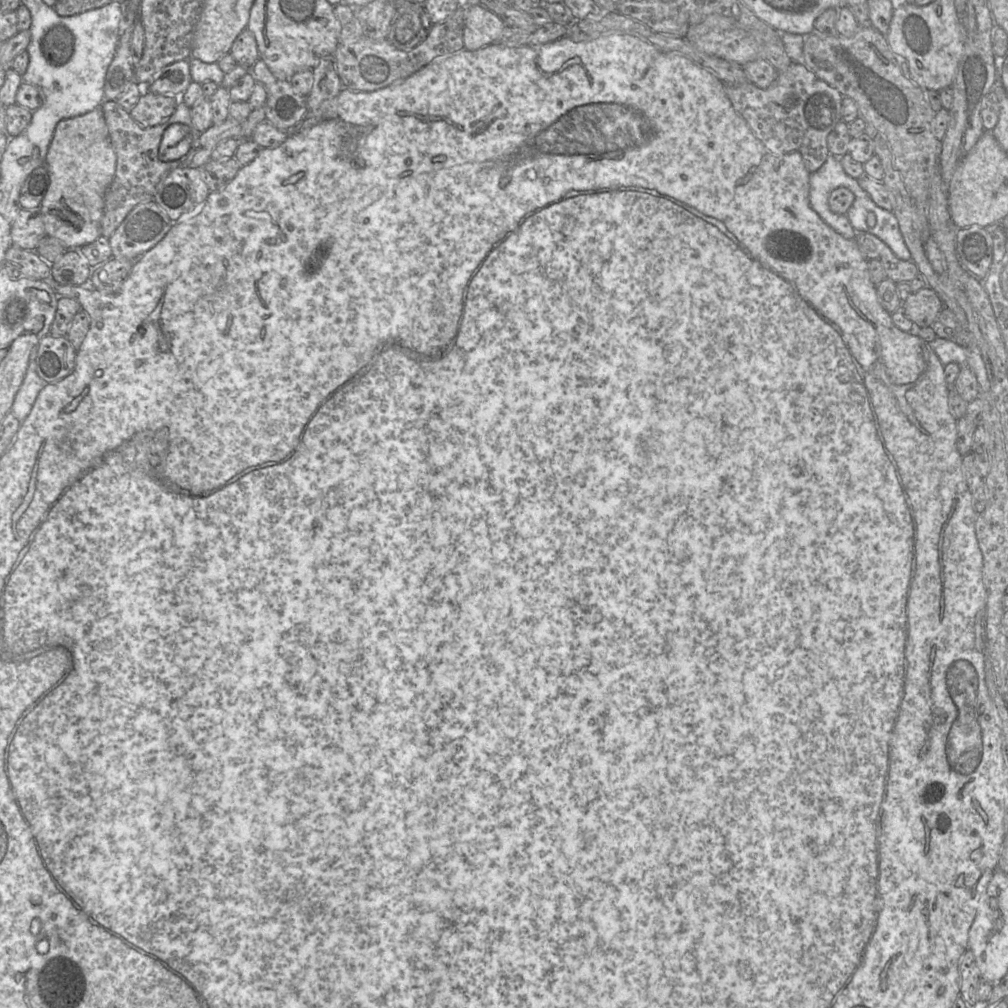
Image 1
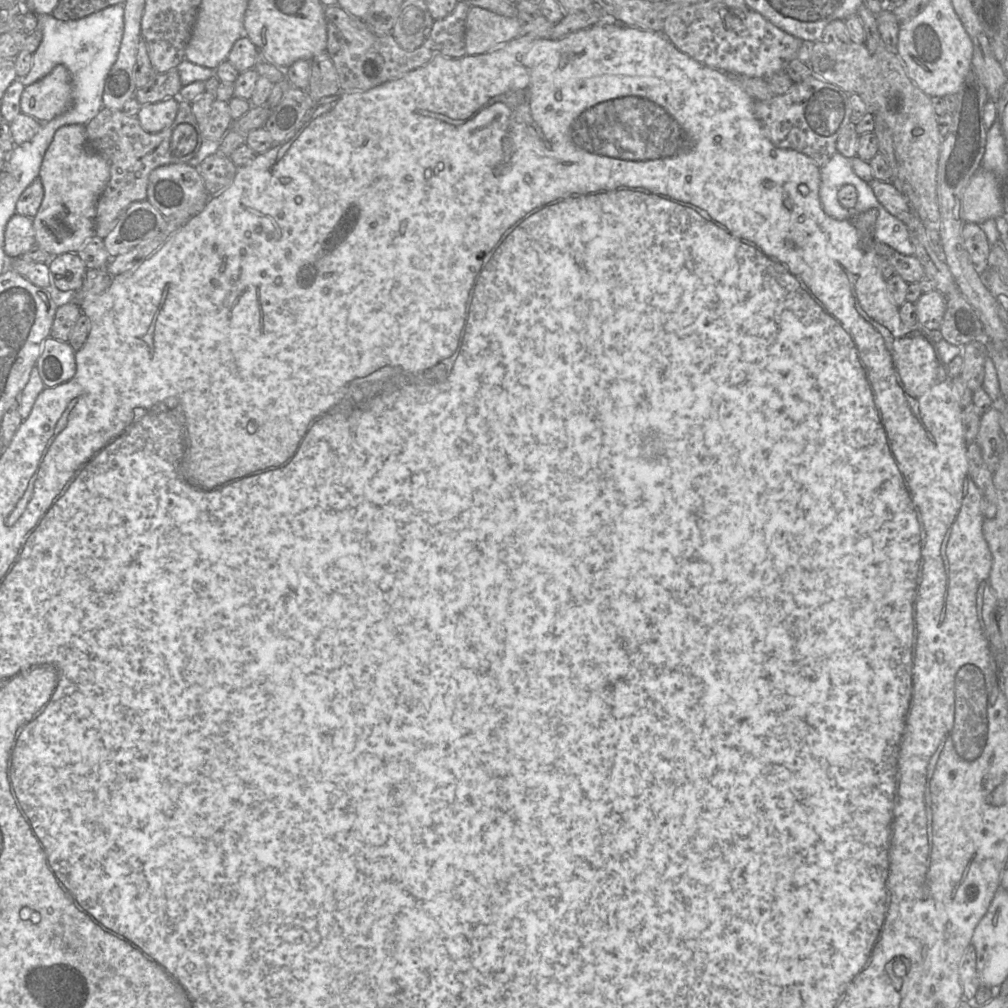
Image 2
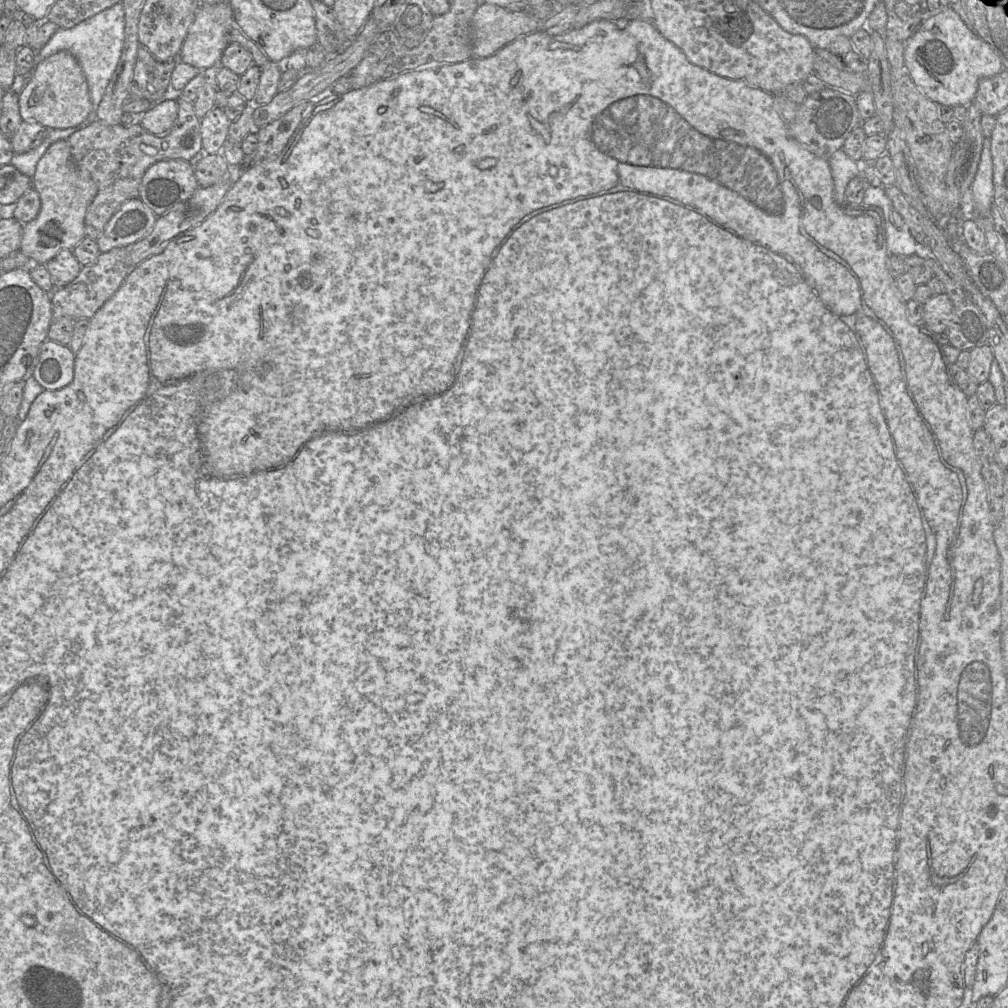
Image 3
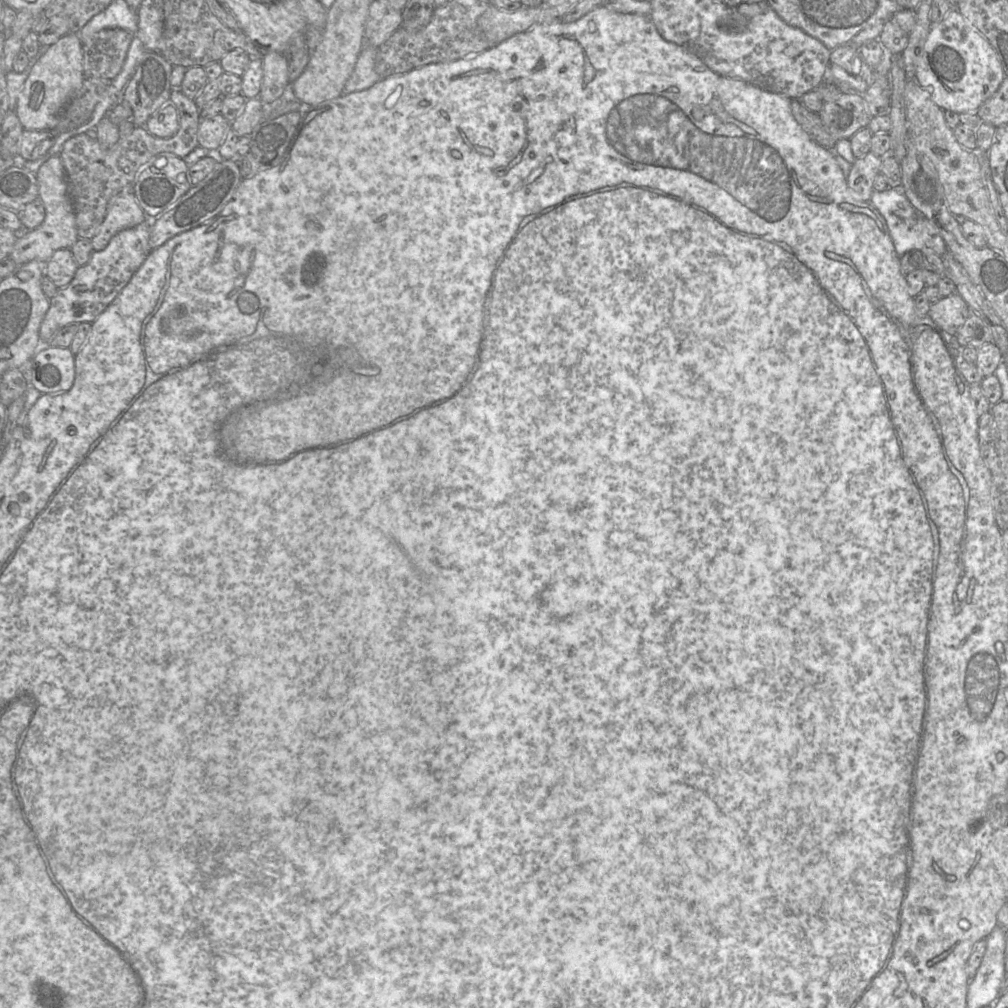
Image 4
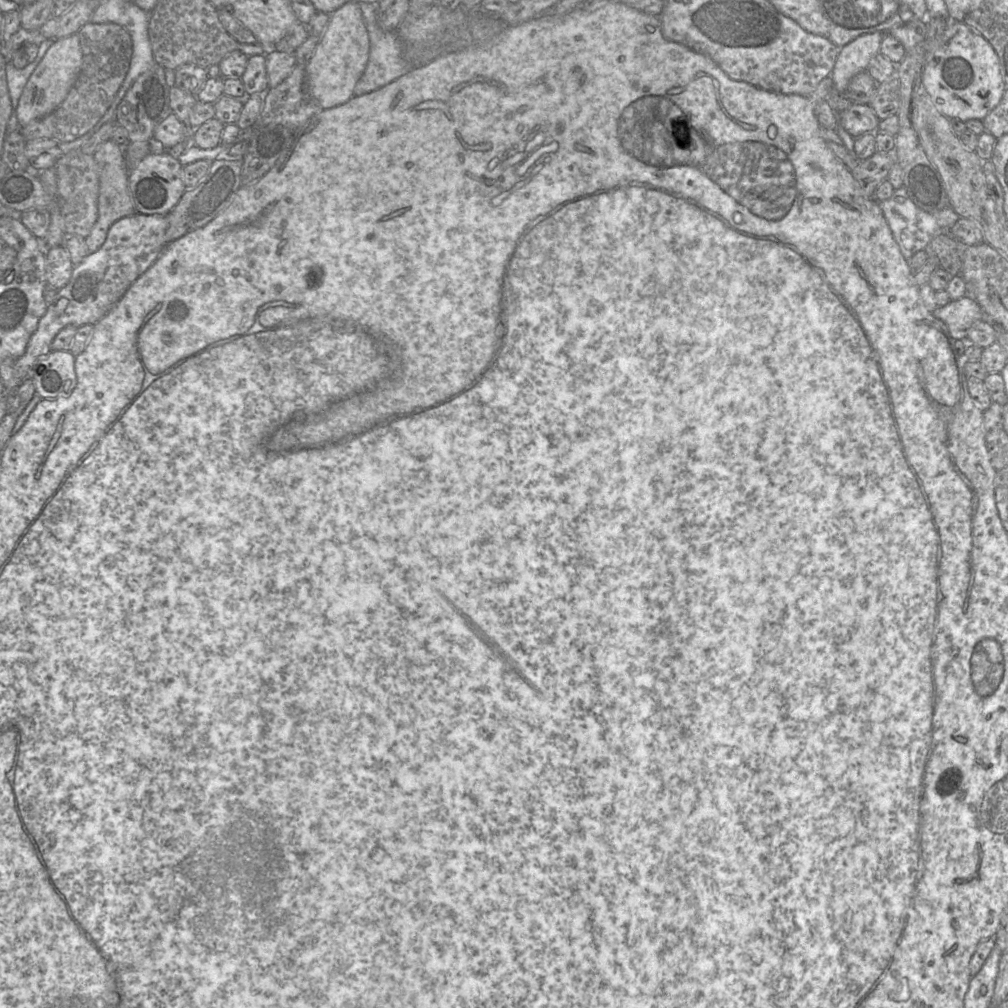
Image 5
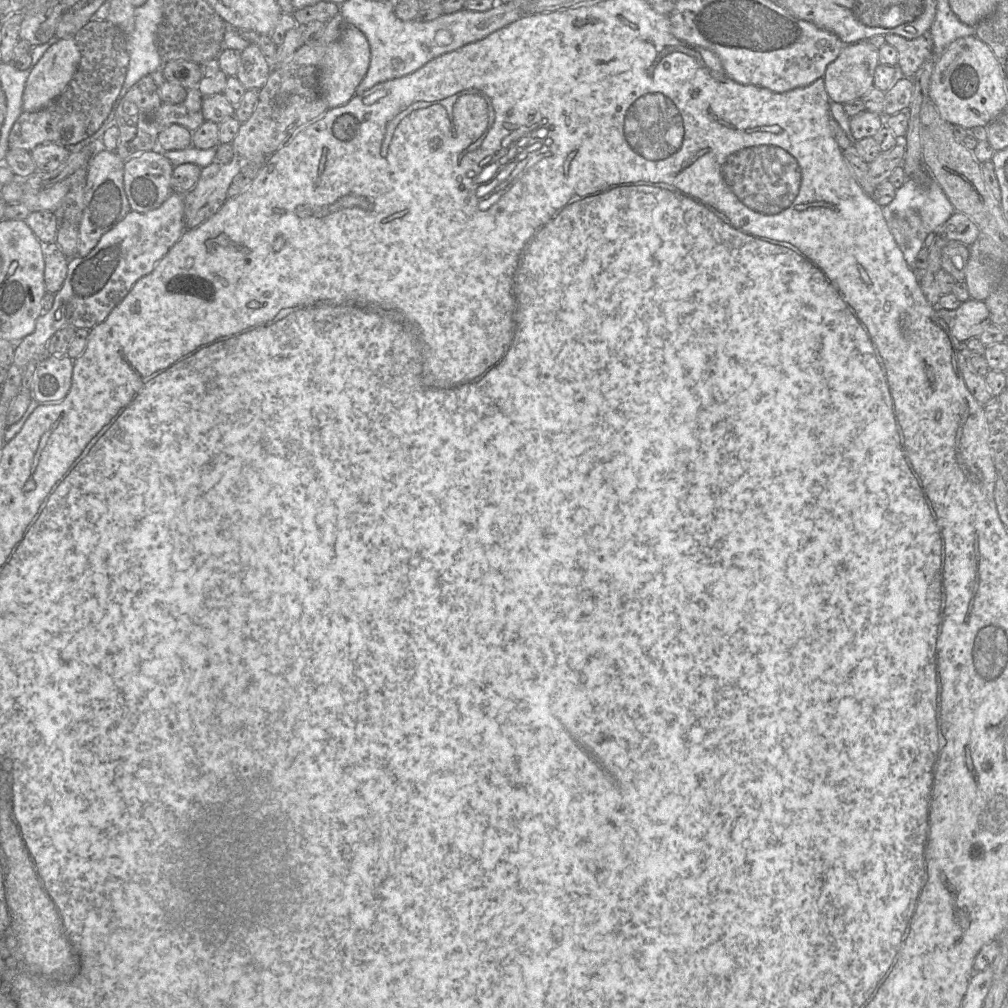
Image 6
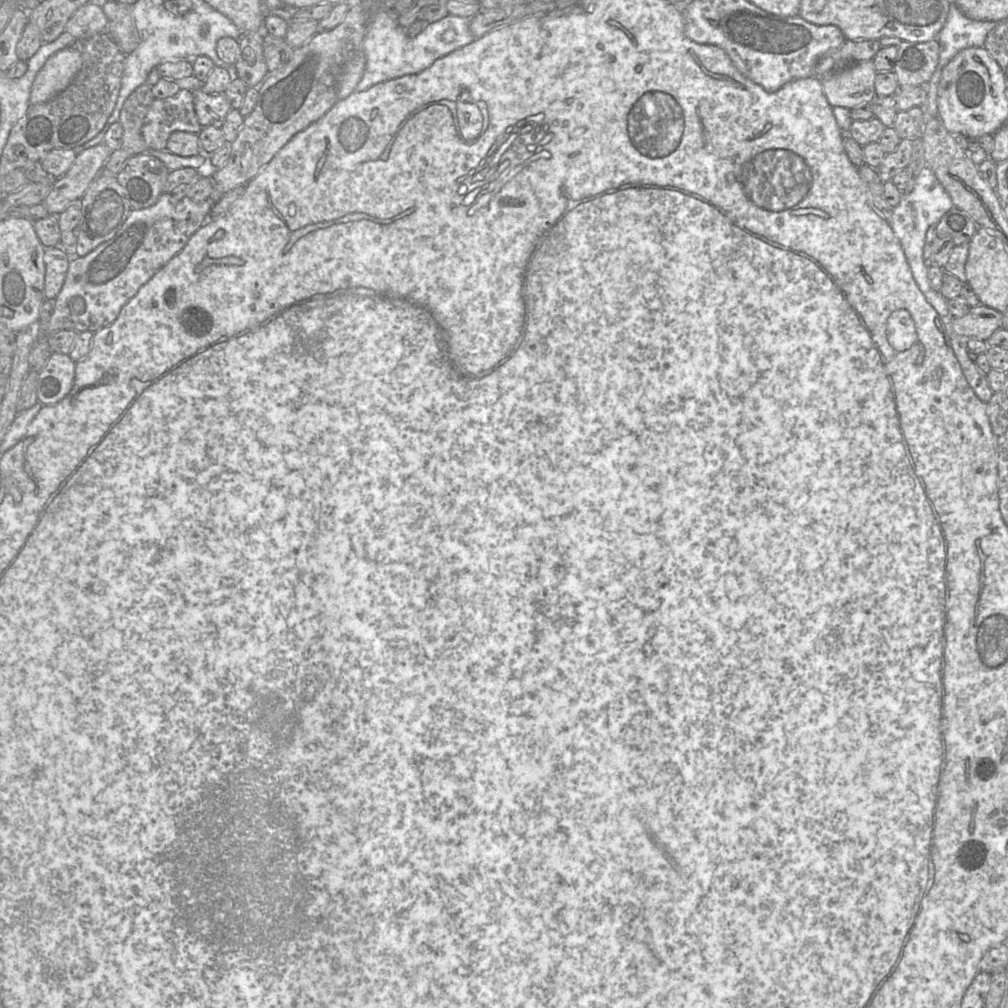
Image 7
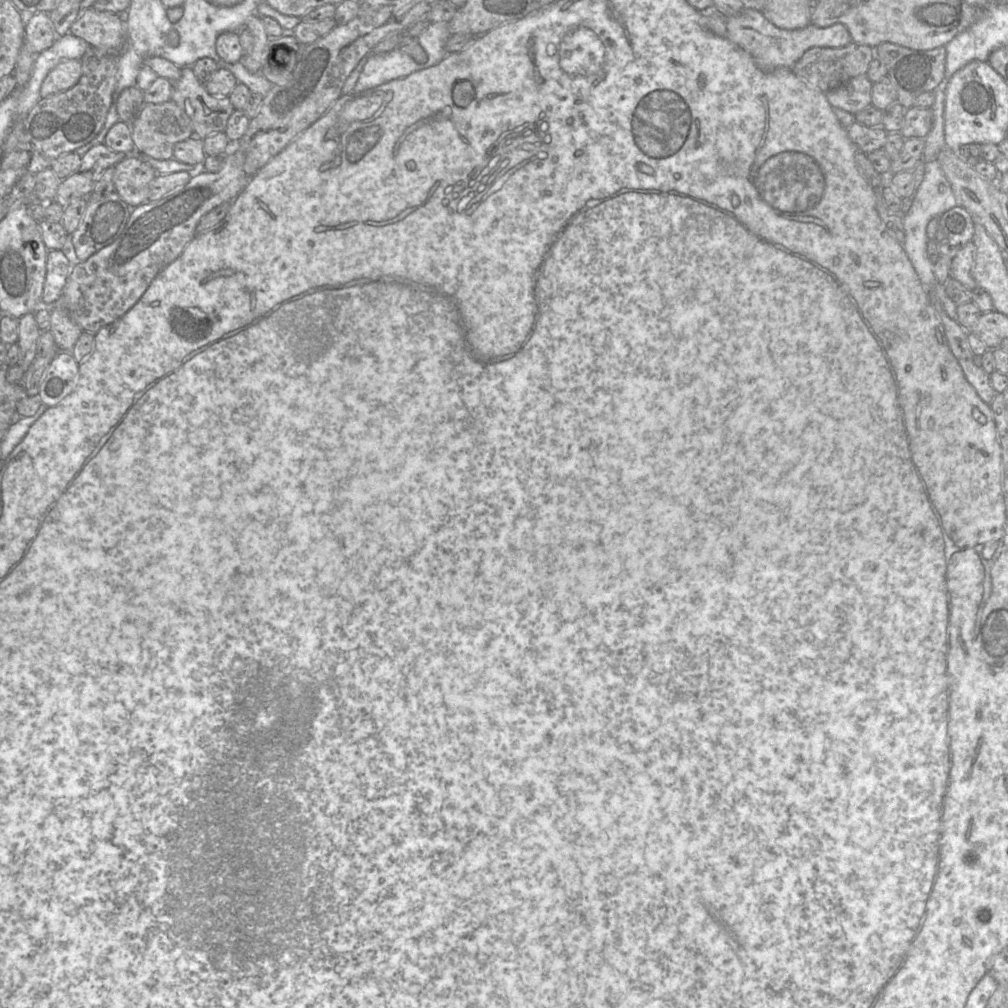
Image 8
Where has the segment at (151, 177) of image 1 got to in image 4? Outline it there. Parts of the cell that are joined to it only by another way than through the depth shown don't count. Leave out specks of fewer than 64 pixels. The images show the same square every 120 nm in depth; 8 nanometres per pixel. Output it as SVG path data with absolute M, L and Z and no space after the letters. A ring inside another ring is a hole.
M172 89L170 102L175 105L179 114L179 130L171 138L159 138L150 134L145 127L135 127L130 135L120 138L109 148L103 148L97 138L92 138L87 133L74 136L64 143L60 158L66 174L79 239L91 240L96 235L105 219L111 198L124 189L132 188L138 171L152 158L160 154L173 154L183 159L198 146L201 110L180 89Z

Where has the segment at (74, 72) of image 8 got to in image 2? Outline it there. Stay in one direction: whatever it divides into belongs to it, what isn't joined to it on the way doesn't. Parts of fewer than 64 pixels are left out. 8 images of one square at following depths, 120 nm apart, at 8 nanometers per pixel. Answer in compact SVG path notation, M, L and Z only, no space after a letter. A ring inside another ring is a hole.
M57 65L37 82L24 88L21 112L48 122L63 114L71 105L72 77L64 65Z

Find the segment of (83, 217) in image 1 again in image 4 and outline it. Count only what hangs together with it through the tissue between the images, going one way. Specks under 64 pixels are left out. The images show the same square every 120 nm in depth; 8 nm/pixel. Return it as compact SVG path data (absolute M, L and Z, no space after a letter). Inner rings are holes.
M53 156L39 168L36 173L39 198L44 204L46 216L42 224L33 230L25 230L16 234L16 242L9 255L17 266L32 260L47 262L55 251L71 249L79 239L76 218L71 199L68 194L66 174L60 156Z

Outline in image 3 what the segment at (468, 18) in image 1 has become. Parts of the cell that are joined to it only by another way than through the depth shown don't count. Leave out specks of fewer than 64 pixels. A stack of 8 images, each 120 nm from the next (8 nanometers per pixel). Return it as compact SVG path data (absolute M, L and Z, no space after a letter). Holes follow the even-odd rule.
M492 2L481 3L472 18L473 57L496 54L518 37L539 30L542 22L535 15L511 12Z

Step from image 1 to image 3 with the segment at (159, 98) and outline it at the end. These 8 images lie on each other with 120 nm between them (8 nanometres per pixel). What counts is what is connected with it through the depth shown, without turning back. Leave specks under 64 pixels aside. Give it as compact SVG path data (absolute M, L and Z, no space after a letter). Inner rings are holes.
M168 95L141 115L141 125L154 135L167 134L178 117L176 96Z

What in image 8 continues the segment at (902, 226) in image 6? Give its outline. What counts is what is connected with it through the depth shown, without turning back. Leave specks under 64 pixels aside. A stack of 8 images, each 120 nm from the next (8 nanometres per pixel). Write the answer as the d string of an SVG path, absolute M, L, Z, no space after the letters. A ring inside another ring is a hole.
M934 160L925 164L922 183L918 188L912 206L903 216L903 225L905 229L905 239L903 241L904 250L924 287L928 291L935 292L944 311L950 318L955 320L957 320L957 305L946 294L944 284L938 282L933 271L934 263L932 263L928 258L927 244L929 239L926 234L926 228L931 219L940 217L944 212L956 205L956 198L951 185L943 172L941 164L939 161Z

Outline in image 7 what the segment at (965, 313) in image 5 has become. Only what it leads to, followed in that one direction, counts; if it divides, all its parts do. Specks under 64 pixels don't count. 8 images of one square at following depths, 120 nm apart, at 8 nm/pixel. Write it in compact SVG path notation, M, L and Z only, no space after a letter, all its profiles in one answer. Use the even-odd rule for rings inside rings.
M985 305L972 307L968 314L951 320L954 334L986 341L1003 327L1003 313Z

